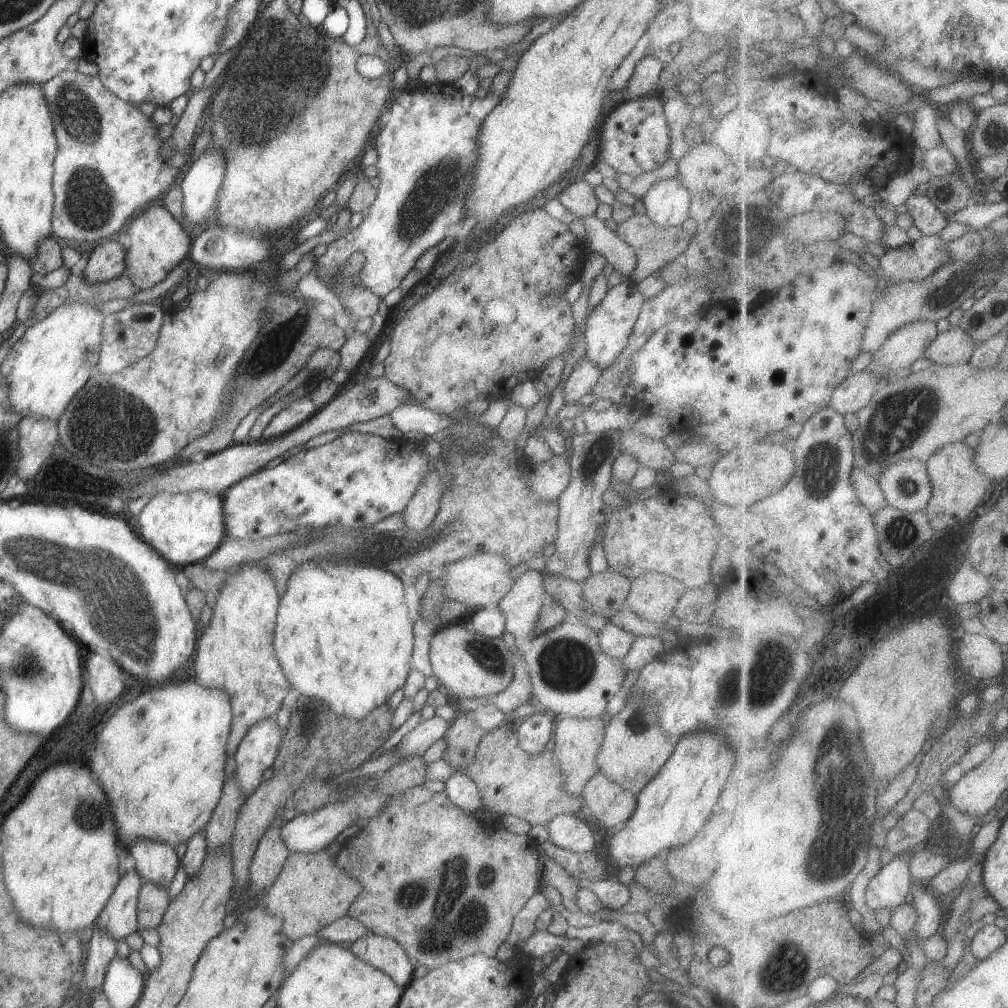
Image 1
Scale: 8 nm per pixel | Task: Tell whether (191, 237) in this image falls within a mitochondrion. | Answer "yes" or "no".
no

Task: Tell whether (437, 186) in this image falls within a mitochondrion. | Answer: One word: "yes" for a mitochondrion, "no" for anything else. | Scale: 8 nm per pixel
yes

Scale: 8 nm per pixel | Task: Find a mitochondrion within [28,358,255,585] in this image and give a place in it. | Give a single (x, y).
(115, 427)

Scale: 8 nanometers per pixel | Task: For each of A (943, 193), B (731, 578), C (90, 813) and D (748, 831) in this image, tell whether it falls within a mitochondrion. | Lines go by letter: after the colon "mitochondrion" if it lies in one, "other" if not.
A: other
B: other
C: mitochondrion
D: other

